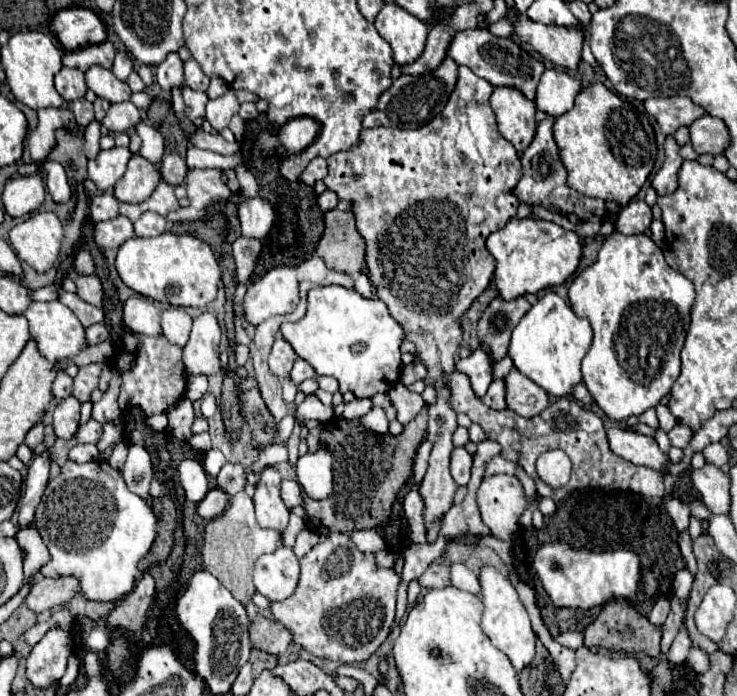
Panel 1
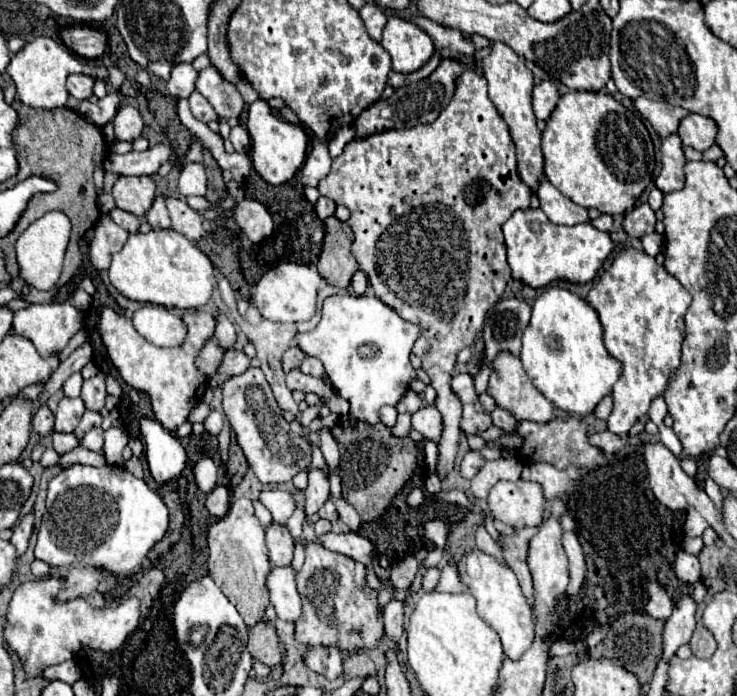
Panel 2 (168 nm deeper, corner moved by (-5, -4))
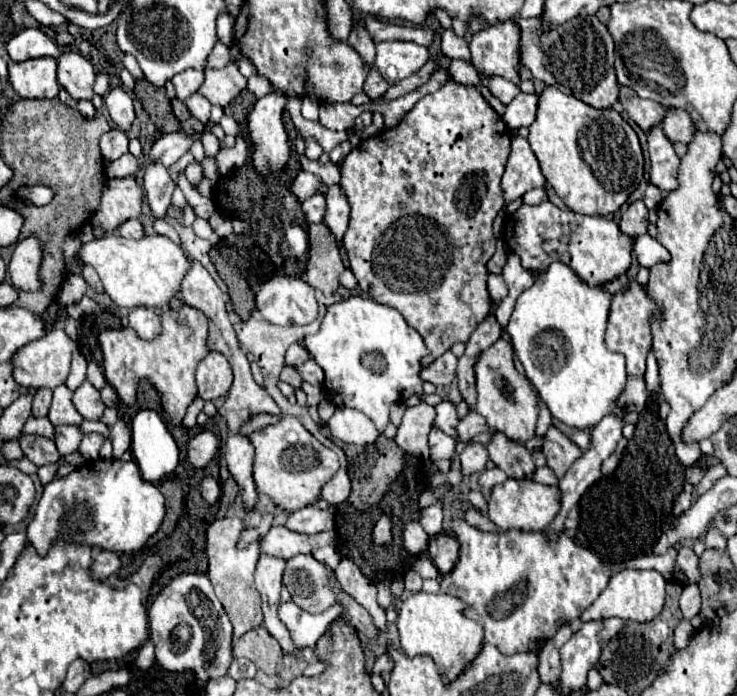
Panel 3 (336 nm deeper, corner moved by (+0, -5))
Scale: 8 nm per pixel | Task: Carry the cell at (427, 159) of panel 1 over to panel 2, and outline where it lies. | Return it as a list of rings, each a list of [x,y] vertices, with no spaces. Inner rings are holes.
[[[467,69],[457,81],[451,103],[431,125],[401,131],[391,129],[349,141],[343,153],[333,159],[331,173],[319,181],[317,189],[321,195],[331,197],[351,211],[347,221],[355,233],[351,249],[359,267],[367,273],[375,295],[395,309],[399,317],[421,329],[413,353],[421,359],[423,371],[437,391],[435,407],[443,417],[437,475],[445,479],[453,471],[463,435],[461,401],[451,389],[457,355],[463,347],[475,343],[487,311],[499,301],[511,279],[511,269],[503,253],[501,225],[513,211],[527,209],[531,199],[531,189],[521,181],[517,171],[517,155],[509,129],[487,95],[487,79]]]

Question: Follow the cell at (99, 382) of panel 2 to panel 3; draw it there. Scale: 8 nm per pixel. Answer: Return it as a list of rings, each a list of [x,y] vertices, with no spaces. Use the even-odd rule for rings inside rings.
[[[84,380],[76,390],[74,390],[74,398],[72,398],[76,410],[86,418],[86,420],[100,420],[102,412],[104,412],[104,402],[100,398],[100,392],[88,382]]]

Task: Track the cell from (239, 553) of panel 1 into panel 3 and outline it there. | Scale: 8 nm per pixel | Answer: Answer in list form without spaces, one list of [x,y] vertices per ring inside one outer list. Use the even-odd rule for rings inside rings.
[[[222,518],[210,524],[208,540],[206,540],[206,554],[208,554],[208,578],[216,590],[218,600],[222,602],[232,626],[234,626],[234,640],[246,634],[252,628],[262,624],[262,610],[258,590],[254,586],[254,570],[260,556],[258,542],[248,546],[246,550],[236,548],[238,536],[244,530],[244,524],[238,518]]]

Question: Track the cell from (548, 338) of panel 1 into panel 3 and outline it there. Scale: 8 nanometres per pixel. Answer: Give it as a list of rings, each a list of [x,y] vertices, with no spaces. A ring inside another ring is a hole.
[[[552,262],[544,272],[538,272],[534,284],[532,284],[528,290],[524,290],[524,292],[516,298],[514,312],[512,312],[512,316],[510,316],[510,320],[508,320],[508,326],[506,326],[506,332],[510,334],[510,340],[512,340],[512,346],[514,346],[514,352],[516,352],[518,360],[522,362],[528,380],[538,388],[540,398],[544,400],[544,404],[548,406],[548,410],[552,412],[552,416],[558,418],[560,422],[564,422],[564,424],[568,424],[568,426],[574,426],[574,428],[580,428],[580,430],[596,426],[596,424],[598,424],[604,416],[608,416],[608,414],[620,416],[620,418],[624,418],[624,414],[626,414],[624,408],[616,404],[618,396],[622,394],[622,390],[624,390],[624,386],[626,386],[626,360],[624,360],[622,354],[610,352],[610,350],[606,348],[606,344],[604,344],[604,332],[606,332],[606,324],[608,324],[610,304],[612,304],[612,294],[610,294],[608,290],[604,290],[602,286],[588,286],[584,280],[580,280],[580,278],[576,276],[576,272],[574,272],[570,266],[566,266],[564,262]]]

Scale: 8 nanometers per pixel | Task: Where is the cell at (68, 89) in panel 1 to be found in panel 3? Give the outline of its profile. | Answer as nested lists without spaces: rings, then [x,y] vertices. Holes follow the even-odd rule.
[[[66,52],[58,58],[58,82],[74,100],[92,100],[94,68],[78,52]]]

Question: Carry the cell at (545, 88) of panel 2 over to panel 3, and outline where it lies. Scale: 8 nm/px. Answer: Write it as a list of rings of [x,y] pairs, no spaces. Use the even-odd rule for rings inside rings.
[[[518,94],[508,106],[506,112],[502,116],[504,124],[514,130],[514,128],[522,128],[522,126],[530,126],[530,122],[534,122],[534,114],[538,108],[538,96],[536,94]]]

